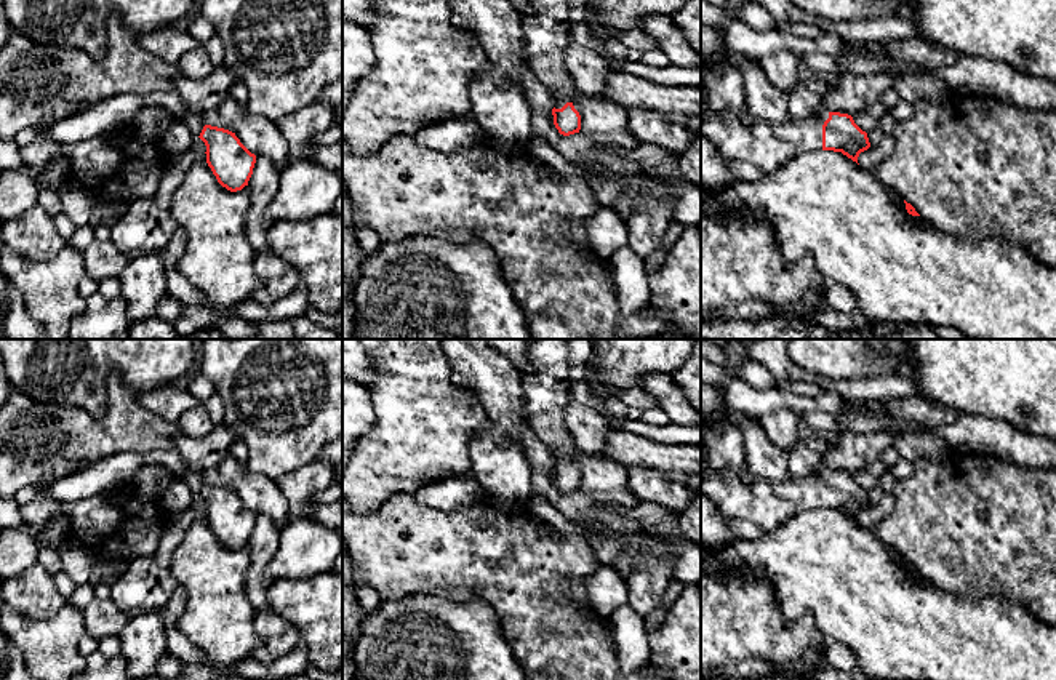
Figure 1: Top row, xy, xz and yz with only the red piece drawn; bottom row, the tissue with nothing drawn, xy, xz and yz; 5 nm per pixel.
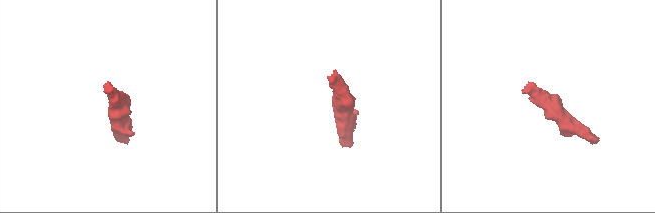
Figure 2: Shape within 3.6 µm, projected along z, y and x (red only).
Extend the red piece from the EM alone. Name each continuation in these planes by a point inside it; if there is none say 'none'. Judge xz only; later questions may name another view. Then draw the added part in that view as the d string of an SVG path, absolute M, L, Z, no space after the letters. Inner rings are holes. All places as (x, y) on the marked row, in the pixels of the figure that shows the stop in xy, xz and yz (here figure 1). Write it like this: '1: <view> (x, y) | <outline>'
1: xz (546, 32) | M528 0L533 13L522 14L523 59L530 72L547 88L555 109L573 102L574 83L565 62L571 42L570 0Z

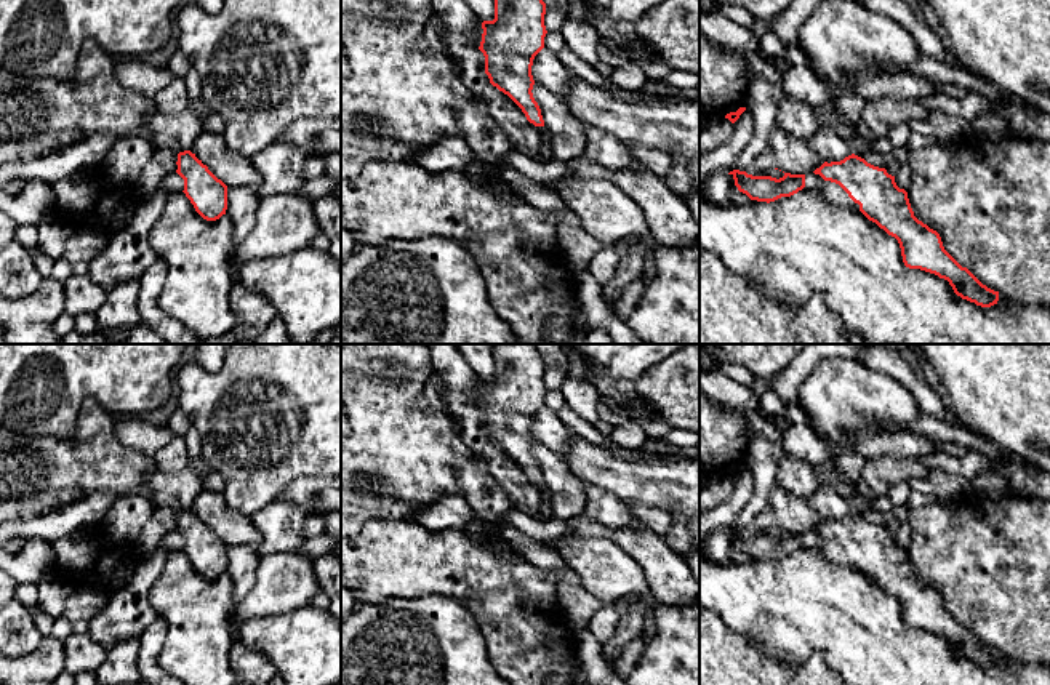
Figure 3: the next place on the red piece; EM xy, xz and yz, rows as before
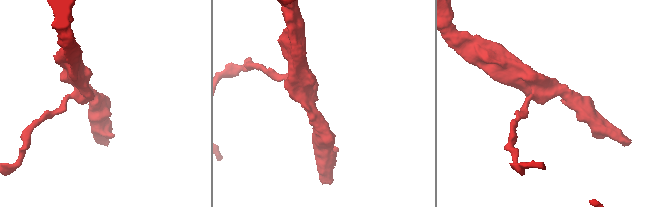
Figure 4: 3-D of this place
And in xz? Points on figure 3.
none

